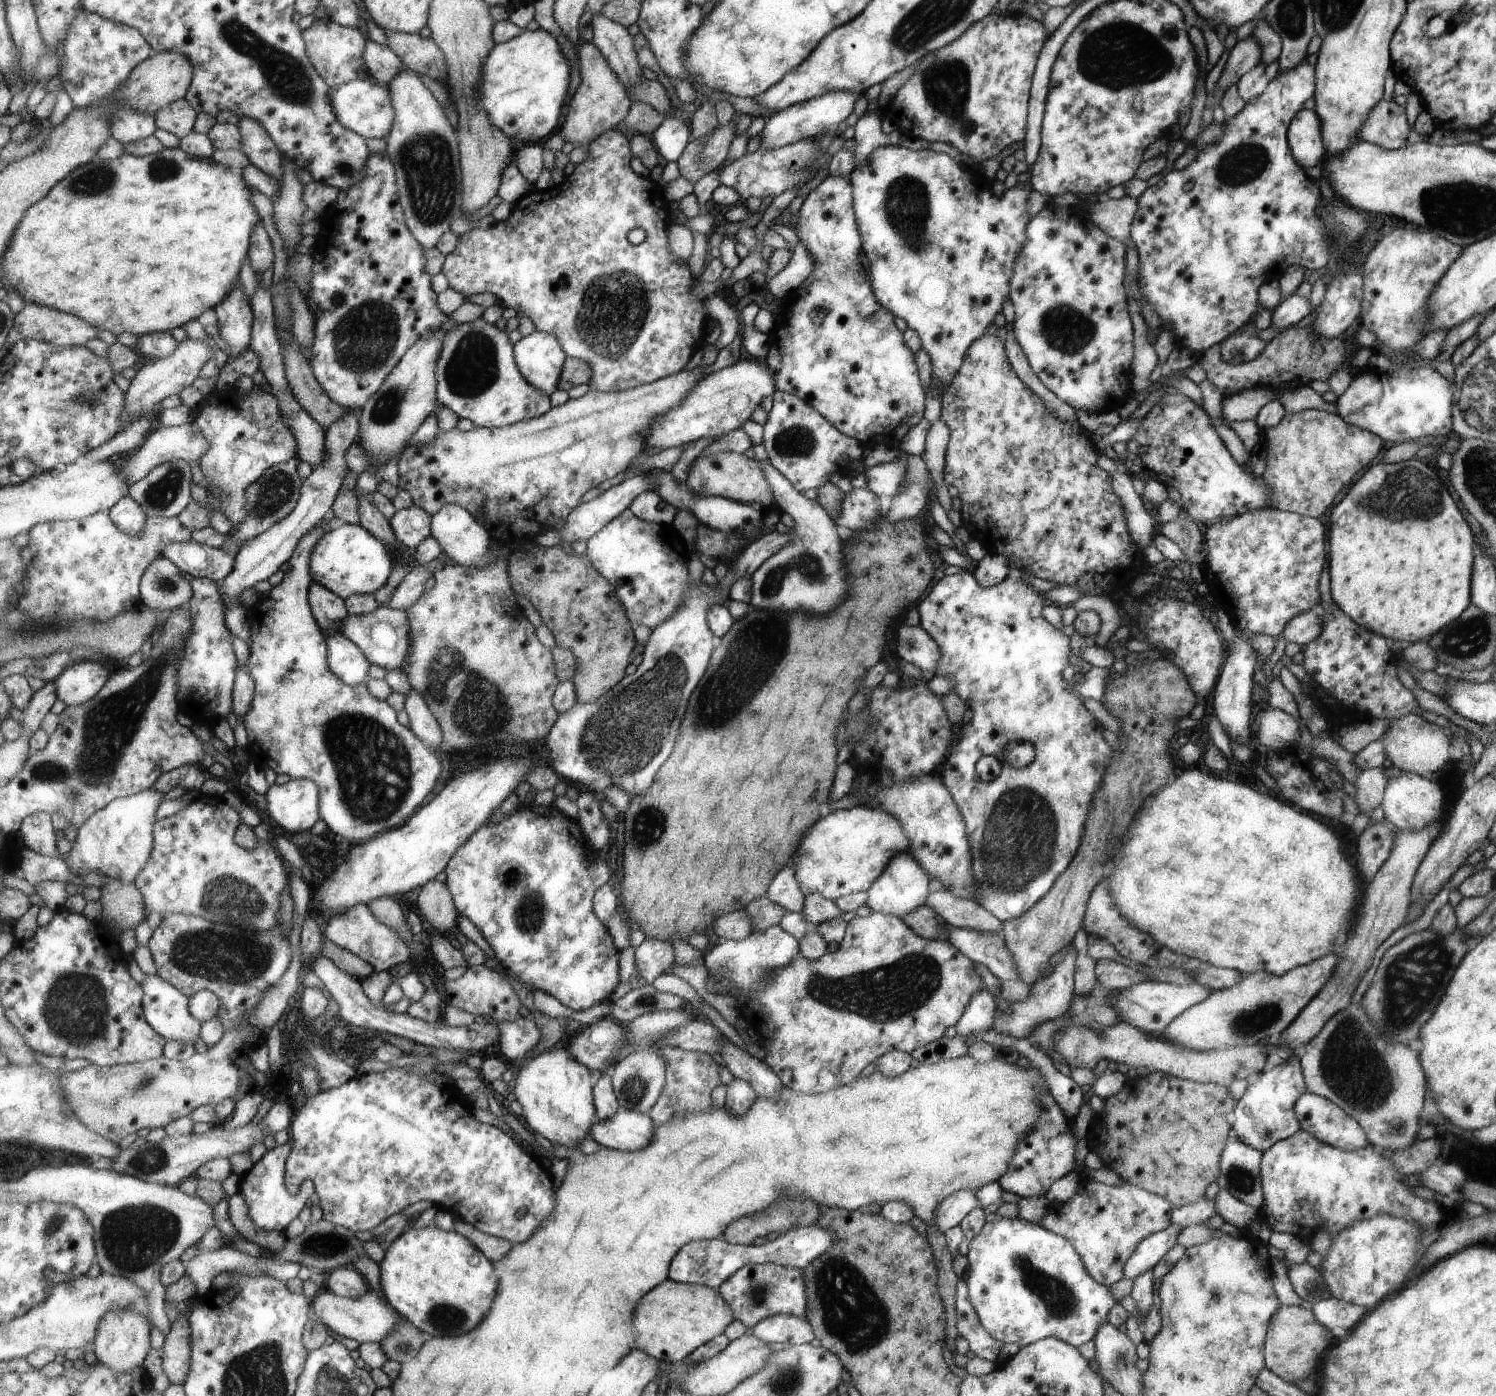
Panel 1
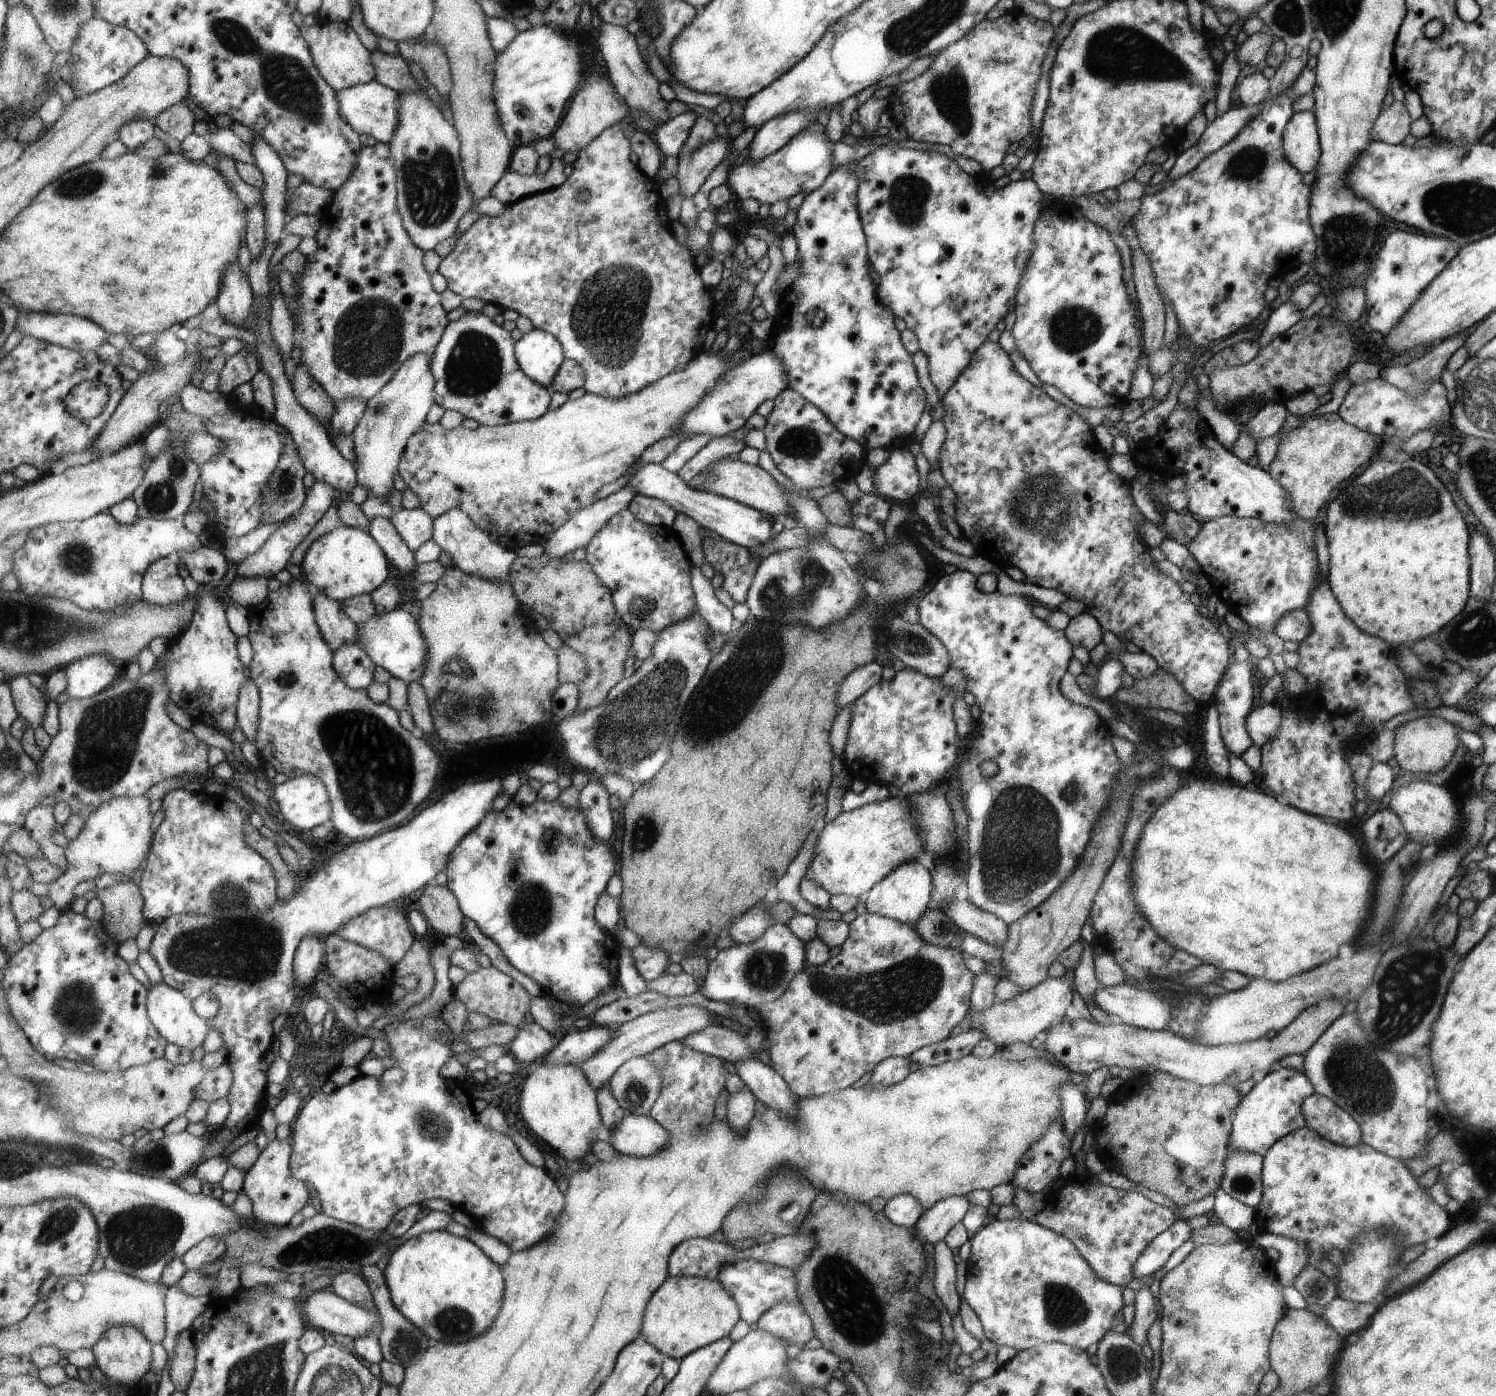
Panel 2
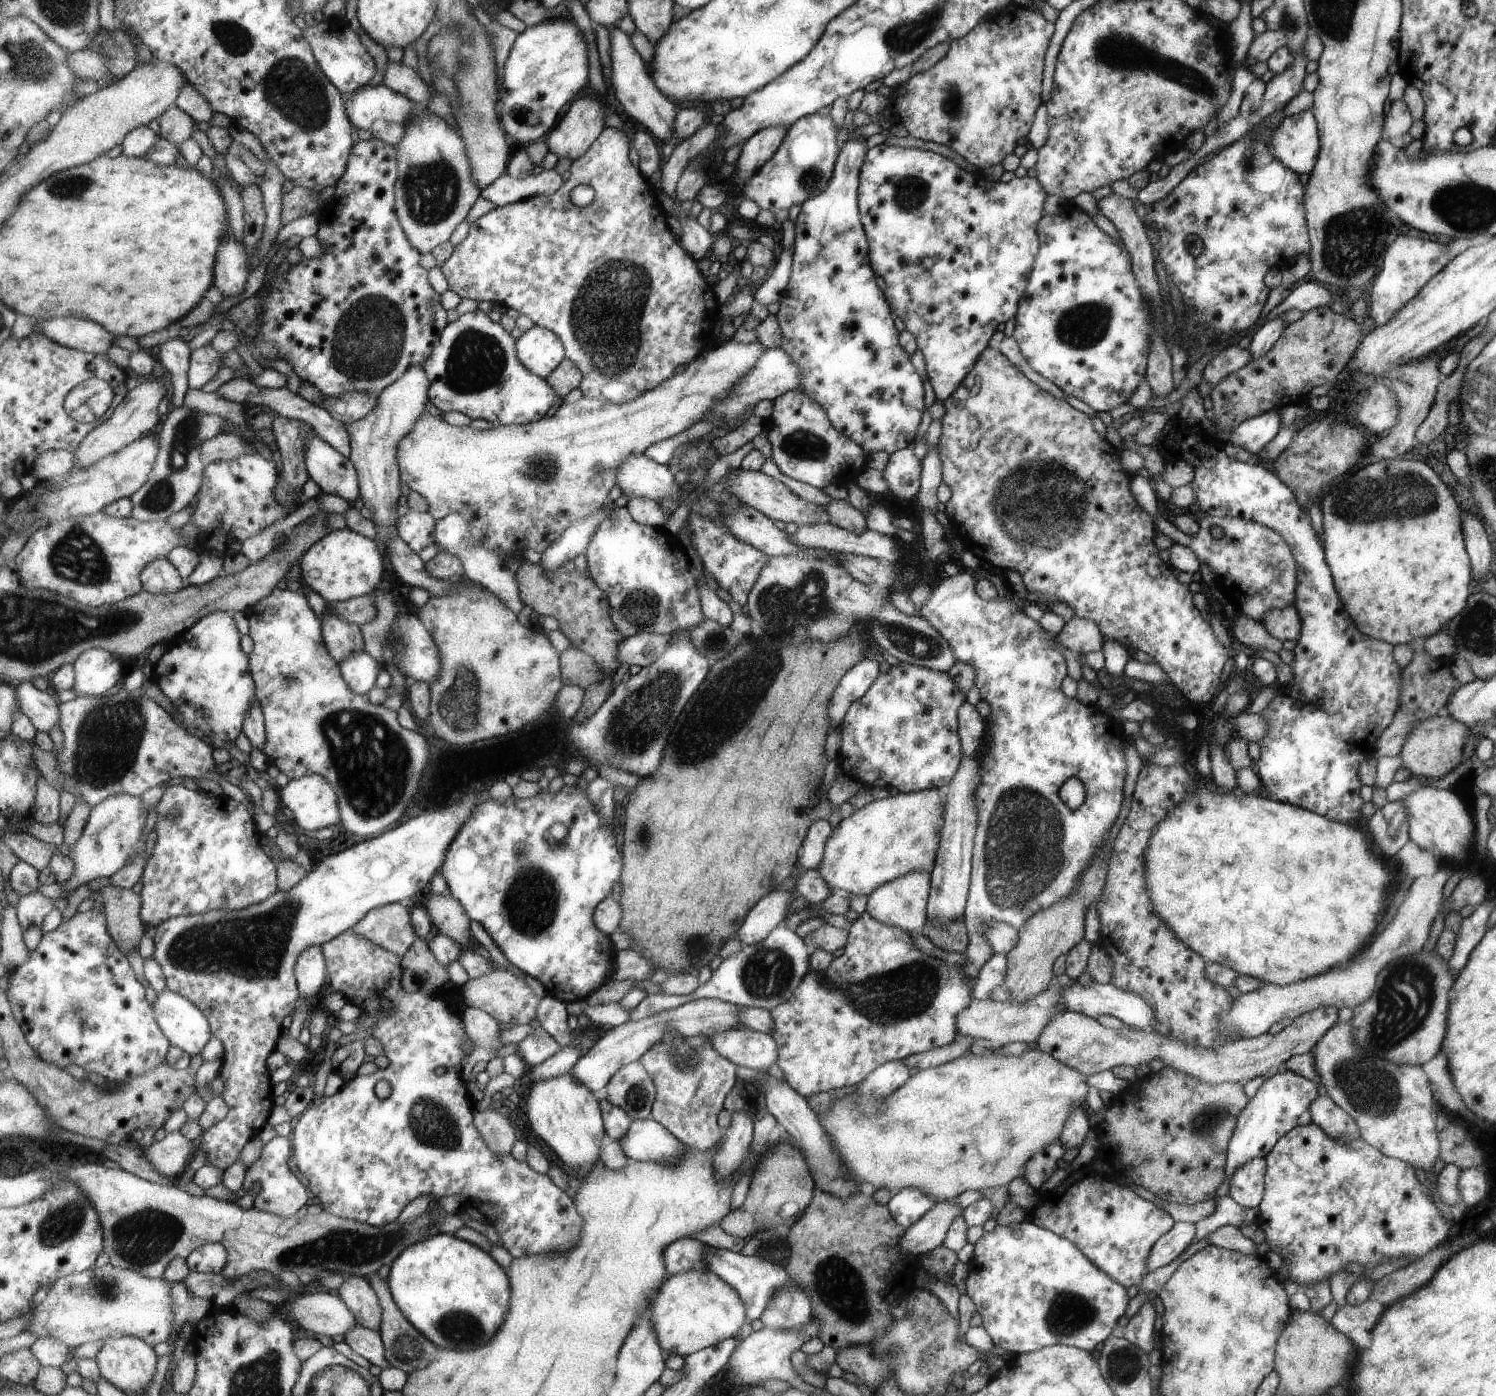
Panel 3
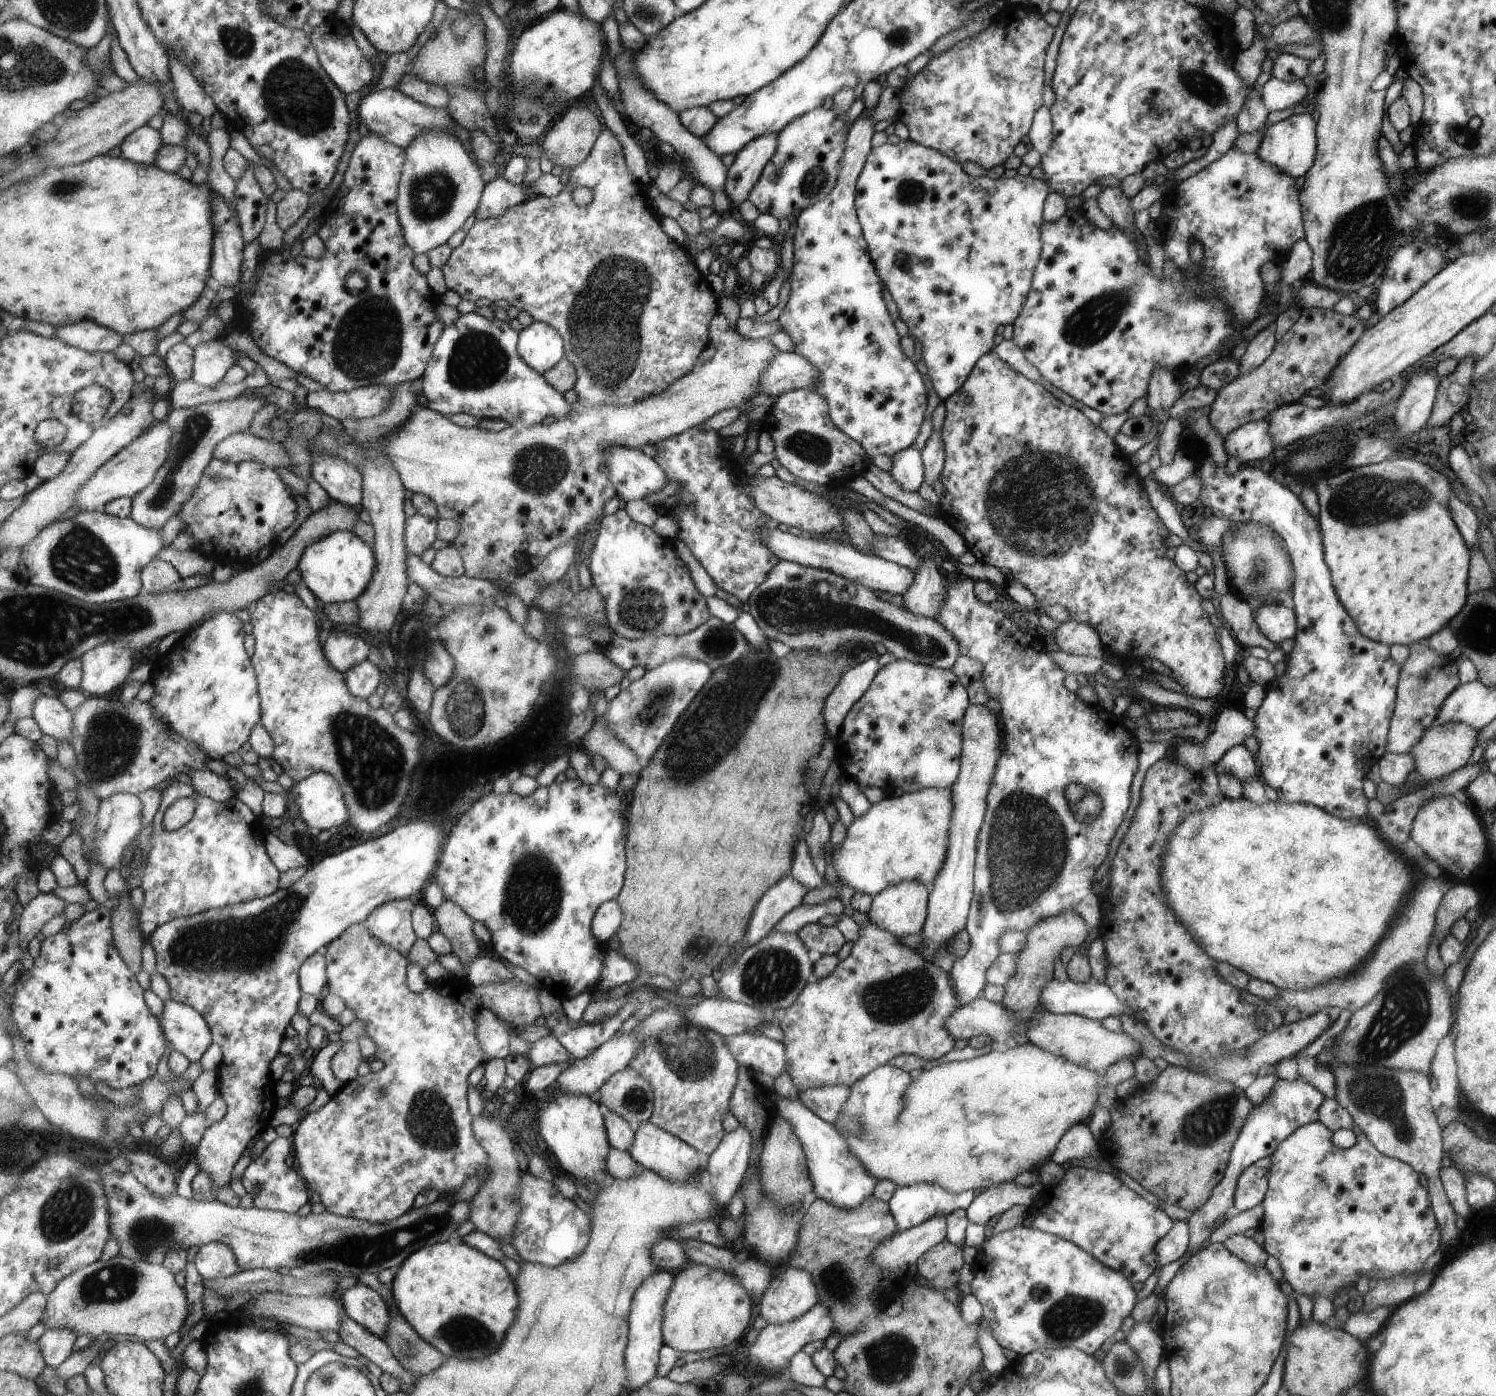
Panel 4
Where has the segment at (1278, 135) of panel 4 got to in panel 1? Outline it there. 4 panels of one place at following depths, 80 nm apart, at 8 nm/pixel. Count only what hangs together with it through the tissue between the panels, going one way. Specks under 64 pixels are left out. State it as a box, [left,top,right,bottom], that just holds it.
[1287,109,1324,172]

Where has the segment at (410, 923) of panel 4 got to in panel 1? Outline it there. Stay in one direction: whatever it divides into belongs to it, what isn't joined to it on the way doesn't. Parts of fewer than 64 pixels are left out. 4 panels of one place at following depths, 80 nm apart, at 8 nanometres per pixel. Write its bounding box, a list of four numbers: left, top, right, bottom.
[323,904,411,972]

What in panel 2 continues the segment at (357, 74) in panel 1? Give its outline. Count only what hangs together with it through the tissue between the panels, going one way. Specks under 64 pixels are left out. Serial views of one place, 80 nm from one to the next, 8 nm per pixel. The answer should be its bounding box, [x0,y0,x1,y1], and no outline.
[302,16,376,92]

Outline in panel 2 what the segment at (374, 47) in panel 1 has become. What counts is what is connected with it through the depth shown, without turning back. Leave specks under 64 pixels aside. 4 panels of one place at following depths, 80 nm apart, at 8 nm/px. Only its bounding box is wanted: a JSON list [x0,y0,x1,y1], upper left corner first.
[371,49,420,93]

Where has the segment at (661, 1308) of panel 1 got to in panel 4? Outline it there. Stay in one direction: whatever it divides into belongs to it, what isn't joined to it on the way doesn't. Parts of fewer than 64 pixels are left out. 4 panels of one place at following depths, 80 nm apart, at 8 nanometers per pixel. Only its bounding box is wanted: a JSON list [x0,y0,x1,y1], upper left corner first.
[664,1262,751,1352]

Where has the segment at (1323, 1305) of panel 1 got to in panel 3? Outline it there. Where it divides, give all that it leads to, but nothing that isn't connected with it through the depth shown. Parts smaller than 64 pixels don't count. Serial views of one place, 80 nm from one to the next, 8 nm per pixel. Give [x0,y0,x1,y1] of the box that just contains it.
[1330,1299,1383,1334]

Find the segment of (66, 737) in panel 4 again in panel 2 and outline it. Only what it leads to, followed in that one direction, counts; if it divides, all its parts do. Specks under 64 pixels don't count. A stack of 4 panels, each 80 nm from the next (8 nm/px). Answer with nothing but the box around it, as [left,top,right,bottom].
[8,675,48,730]

